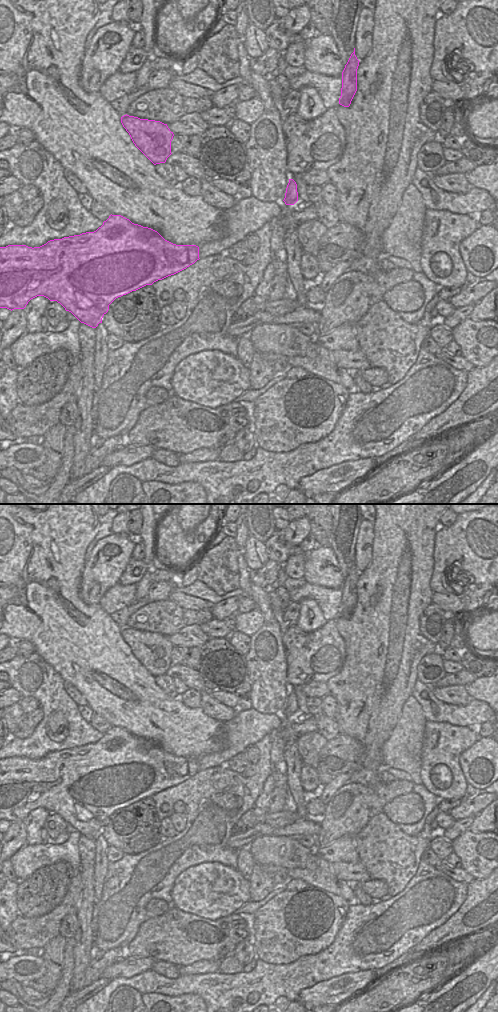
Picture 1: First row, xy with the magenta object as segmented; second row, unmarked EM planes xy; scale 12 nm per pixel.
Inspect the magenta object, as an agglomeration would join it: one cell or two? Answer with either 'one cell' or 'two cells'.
one cell

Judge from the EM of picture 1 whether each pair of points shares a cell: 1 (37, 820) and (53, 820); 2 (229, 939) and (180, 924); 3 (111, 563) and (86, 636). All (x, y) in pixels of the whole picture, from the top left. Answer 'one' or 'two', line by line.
1: two
2: one
3: two

